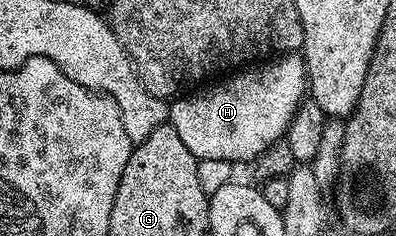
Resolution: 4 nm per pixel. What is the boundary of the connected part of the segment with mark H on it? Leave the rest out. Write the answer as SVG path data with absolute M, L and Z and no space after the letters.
M297 53L282 54L217 82L212 84L214 87L210 91L186 94L168 104L168 122L197 160L256 161L288 132L294 113L307 95L305 61Z

